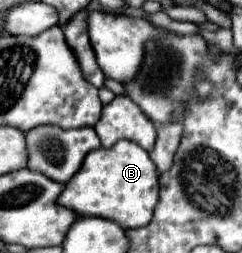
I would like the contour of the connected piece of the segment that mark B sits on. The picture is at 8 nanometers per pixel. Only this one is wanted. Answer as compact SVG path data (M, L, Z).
M133 141L115 143L109 149L91 151L77 175L59 195L59 205L73 209L77 215L93 215L117 221L125 229L145 227L153 219L153 209L159 201L159 175L149 153Z

